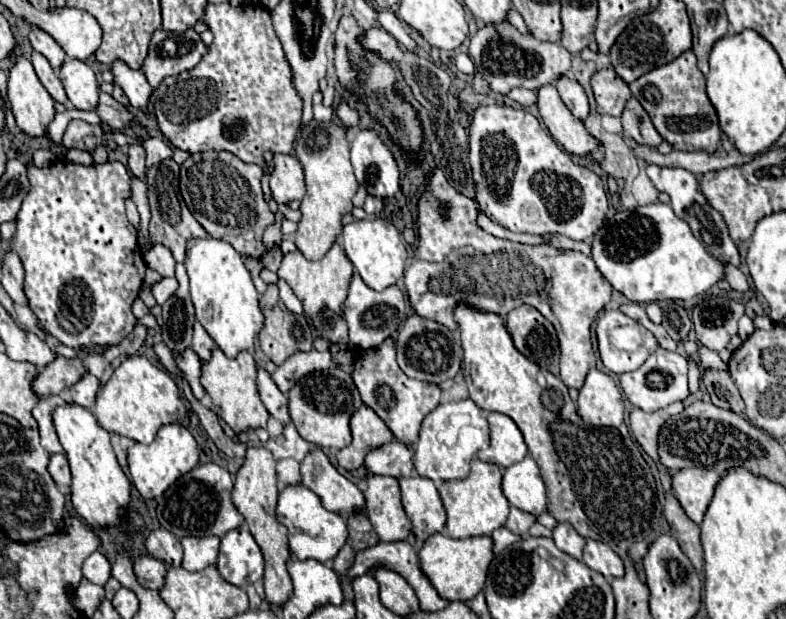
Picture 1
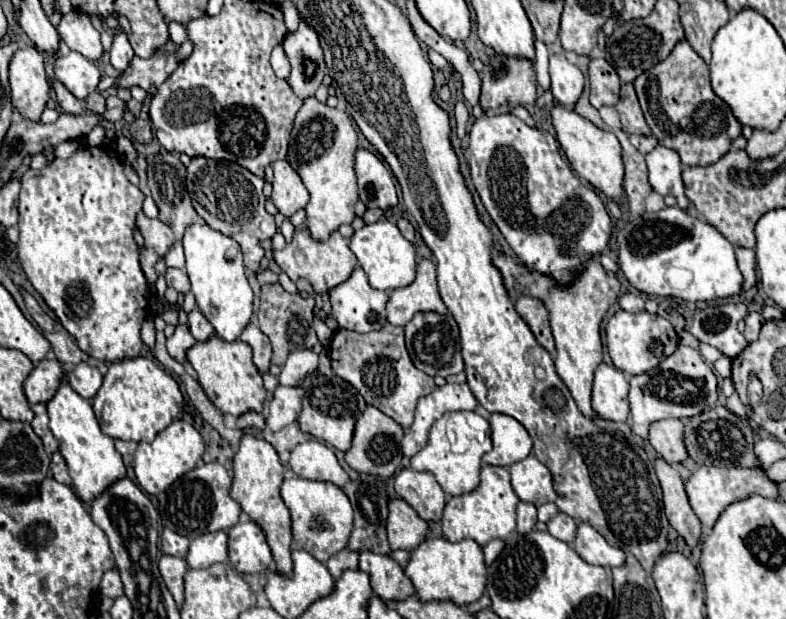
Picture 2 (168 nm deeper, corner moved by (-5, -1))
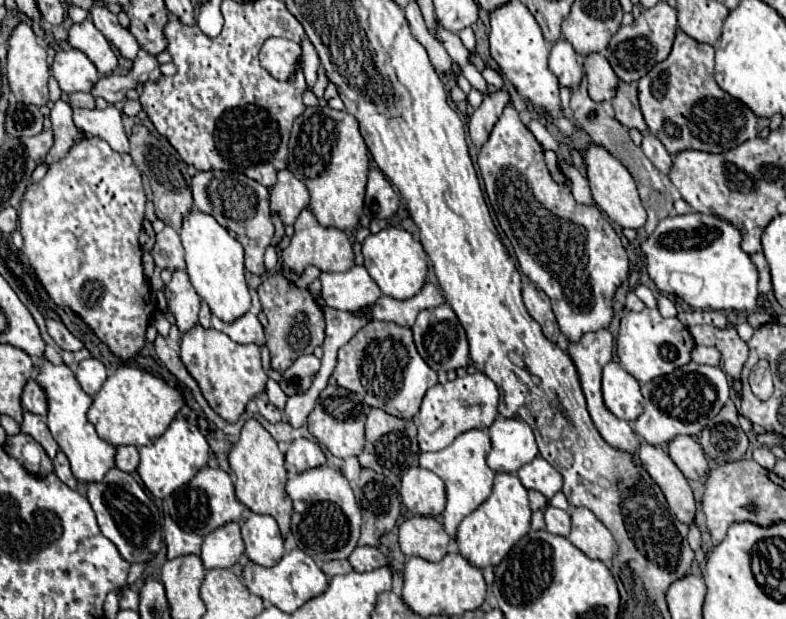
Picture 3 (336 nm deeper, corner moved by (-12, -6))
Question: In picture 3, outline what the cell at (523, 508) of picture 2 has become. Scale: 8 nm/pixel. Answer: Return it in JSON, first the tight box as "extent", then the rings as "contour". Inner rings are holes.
{"extent":[528,490,548,512],"contour":[[[528,490],[528,498],[530,498],[530,508],[534,512],[540,510],[540,508],[546,508],[546,504],[548,504],[546,496],[542,492],[538,492],[538,490]]]}

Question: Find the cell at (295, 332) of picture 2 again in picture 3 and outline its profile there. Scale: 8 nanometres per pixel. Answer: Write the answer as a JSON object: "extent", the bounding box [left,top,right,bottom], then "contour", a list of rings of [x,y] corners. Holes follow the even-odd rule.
{"extent":[256,274,324,372],"contour":[[[266,274],[256,292],[262,312],[268,318],[264,334],[272,356],[272,368],[284,372],[296,358],[312,354],[312,350],[324,342],[324,314],[306,288],[298,288],[290,278],[282,278],[280,274]]]}

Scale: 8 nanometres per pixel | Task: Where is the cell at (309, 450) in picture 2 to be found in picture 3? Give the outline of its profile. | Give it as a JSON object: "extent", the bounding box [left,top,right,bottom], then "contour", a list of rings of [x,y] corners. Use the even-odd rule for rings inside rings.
{"extent":[286,438,326,474],"contour":[[[298,438],[290,442],[286,452],[286,470],[290,474],[304,472],[304,468],[312,468],[312,464],[326,464],[326,456],[320,446],[308,438]]]}

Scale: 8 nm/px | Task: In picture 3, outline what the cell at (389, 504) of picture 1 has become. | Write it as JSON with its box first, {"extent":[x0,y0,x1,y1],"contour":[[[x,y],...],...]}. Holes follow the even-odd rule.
{"extent":[400,516,450,562],"contour":[[[414,516],[400,526],[400,548],[406,556],[440,562],[446,556],[450,536],[432,516]]]}

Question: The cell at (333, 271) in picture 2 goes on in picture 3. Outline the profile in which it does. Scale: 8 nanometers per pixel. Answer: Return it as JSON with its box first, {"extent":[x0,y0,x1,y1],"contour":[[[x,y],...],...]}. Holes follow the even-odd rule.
{"extent":[282,208,354,276],"contour":[[[304,208],[300,216],[294,222],[294,238],[286,250],[282,250],[282,262],[286,268],[294,270],[298,276],[306,270],[306,266],[316,266],[324,272],[346,272],[354,266],[354,252],[352,252],[352,240],[344,230],[338,228],[326,228],[318,224],[316,216],[310,208]]]}

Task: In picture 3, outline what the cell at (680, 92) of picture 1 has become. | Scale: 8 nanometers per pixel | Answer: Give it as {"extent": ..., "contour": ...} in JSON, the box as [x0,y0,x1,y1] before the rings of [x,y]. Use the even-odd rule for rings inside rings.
{"extent":[638,28,770,154],"contour":[[[680,28],[676,30],[670,56],[638,80],[638,100],[648,130],[658,136],[670,154],[680,150],[720,154],[756,138],[769,126],[770,121],[768,118],[758,118],[746,104],[716,84],[714,46],[690,38]]]}

